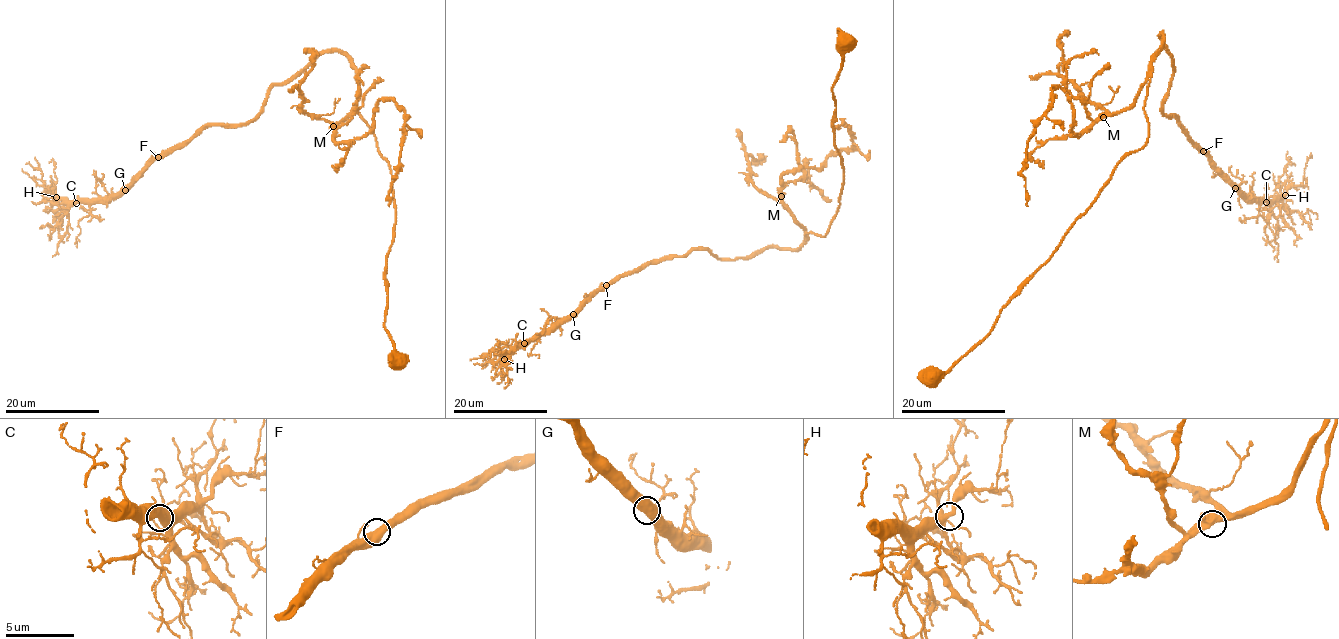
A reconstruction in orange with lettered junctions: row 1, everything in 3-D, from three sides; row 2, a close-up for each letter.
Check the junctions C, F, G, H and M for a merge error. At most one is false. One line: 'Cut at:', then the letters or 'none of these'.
Cut at: none of these

